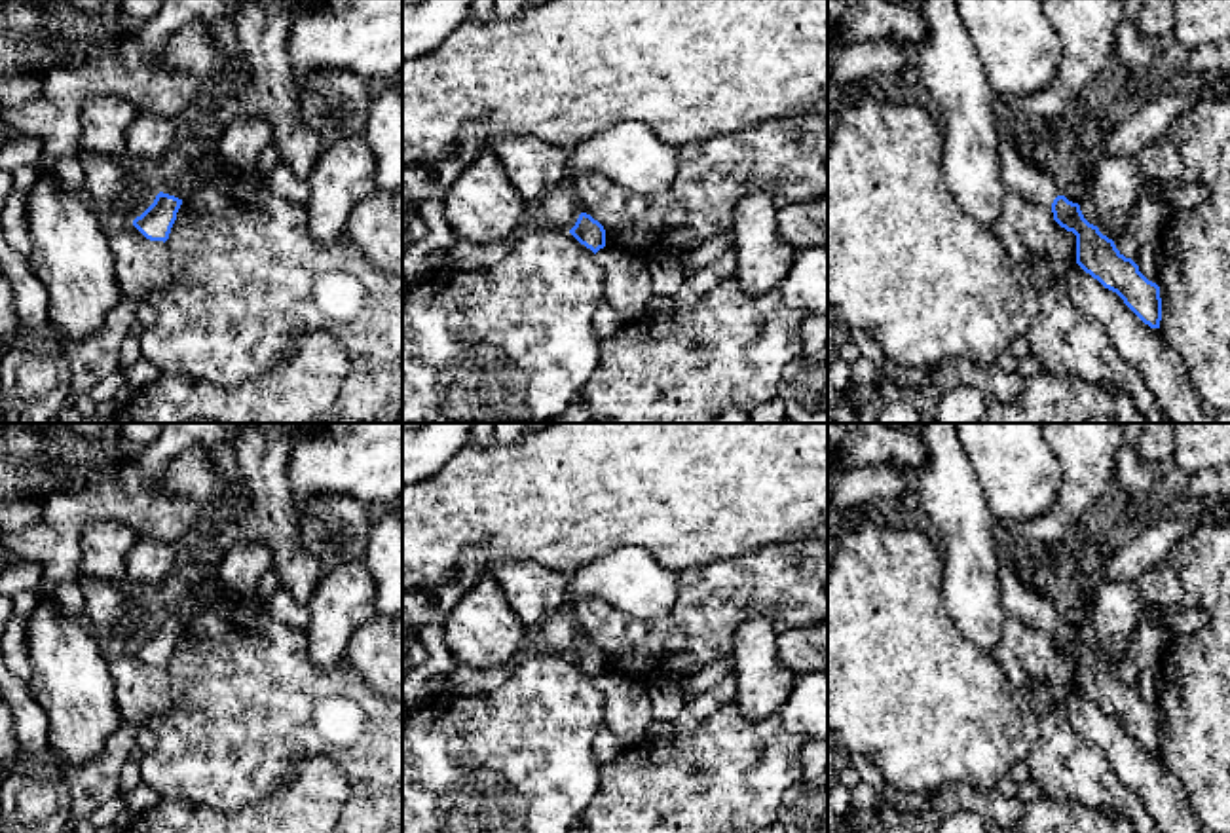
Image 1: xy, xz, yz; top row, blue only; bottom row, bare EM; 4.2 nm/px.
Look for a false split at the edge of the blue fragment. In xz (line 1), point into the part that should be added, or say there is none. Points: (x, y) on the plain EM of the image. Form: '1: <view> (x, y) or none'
1: none

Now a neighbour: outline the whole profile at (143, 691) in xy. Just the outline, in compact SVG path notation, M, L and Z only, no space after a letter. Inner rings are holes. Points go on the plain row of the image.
M133 647L108 662L116 706L123 721L148 725L171 710L171 681L163 666L146 664Z

